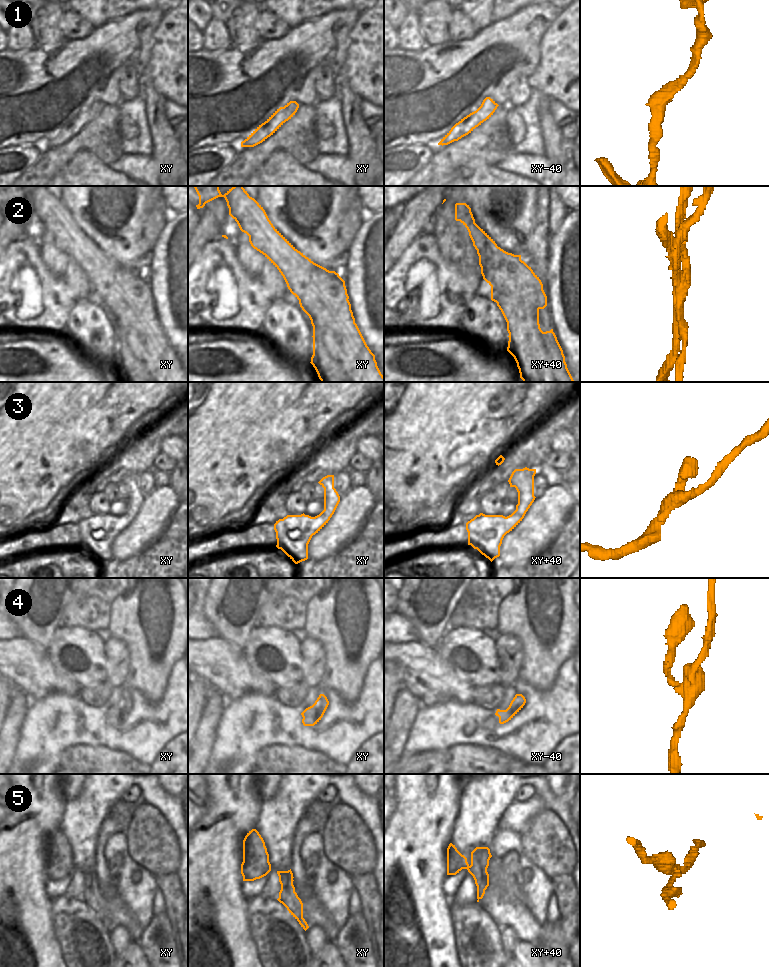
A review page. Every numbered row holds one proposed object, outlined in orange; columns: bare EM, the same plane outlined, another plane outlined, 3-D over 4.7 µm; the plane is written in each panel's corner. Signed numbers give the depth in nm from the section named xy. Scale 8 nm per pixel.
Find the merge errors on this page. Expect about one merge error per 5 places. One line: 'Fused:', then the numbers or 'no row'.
Fused: 2, 5

